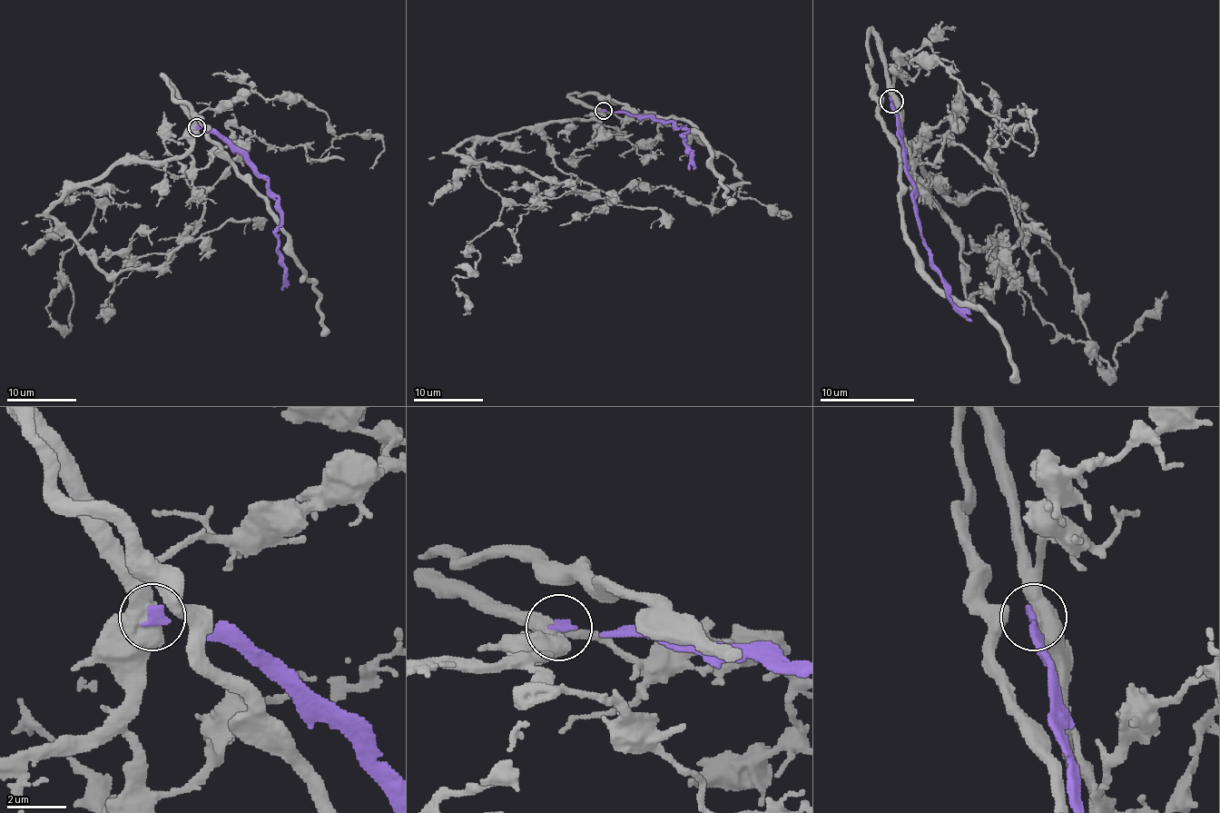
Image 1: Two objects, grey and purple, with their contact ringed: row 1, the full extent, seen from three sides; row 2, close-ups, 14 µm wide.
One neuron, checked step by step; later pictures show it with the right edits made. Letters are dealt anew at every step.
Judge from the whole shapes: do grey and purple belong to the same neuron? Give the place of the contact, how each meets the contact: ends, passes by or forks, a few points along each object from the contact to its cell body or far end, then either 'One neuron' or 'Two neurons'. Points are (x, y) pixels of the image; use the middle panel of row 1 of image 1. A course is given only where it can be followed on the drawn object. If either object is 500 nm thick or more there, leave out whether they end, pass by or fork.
Place: (603, 111). Course of grey: (603, 112), (466, 138), (456, 149), (473, 161), (535, 172), (575, 189), (531, 206), (516, 226), (512, 266). Course of purple: (603, 110), (664, 119), (686, 131), (683, 136), (690, 154), (688, 170). Two neurons

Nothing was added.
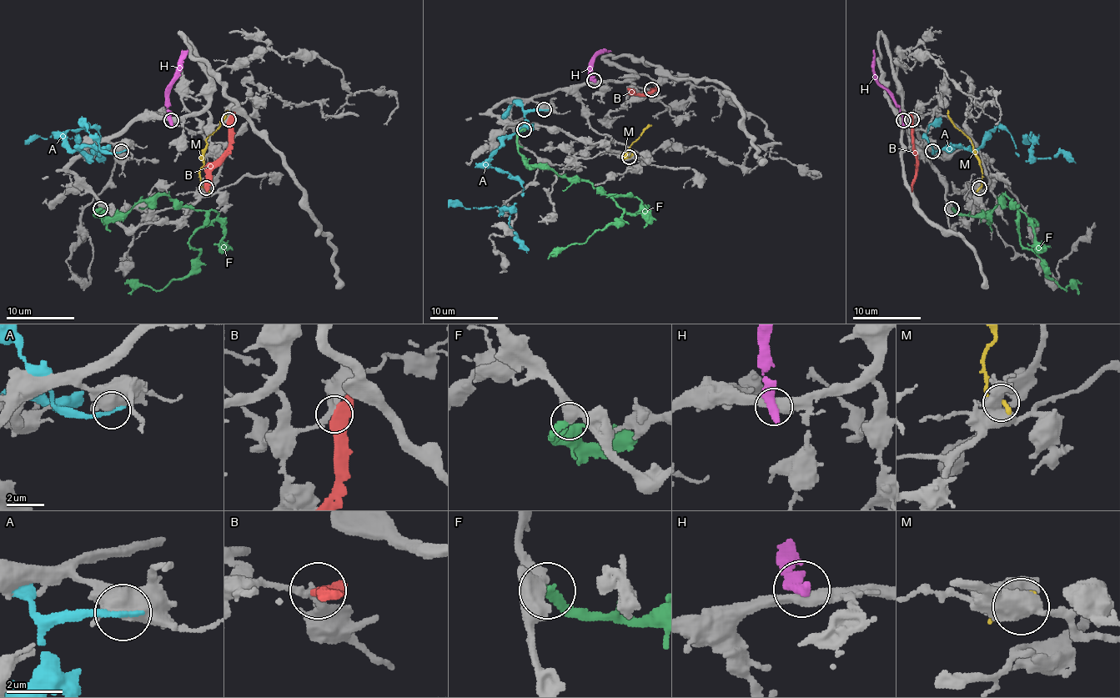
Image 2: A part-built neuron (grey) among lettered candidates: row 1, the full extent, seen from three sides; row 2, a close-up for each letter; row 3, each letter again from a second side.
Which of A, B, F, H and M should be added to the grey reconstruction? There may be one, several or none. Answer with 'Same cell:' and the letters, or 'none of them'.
Same cell: F

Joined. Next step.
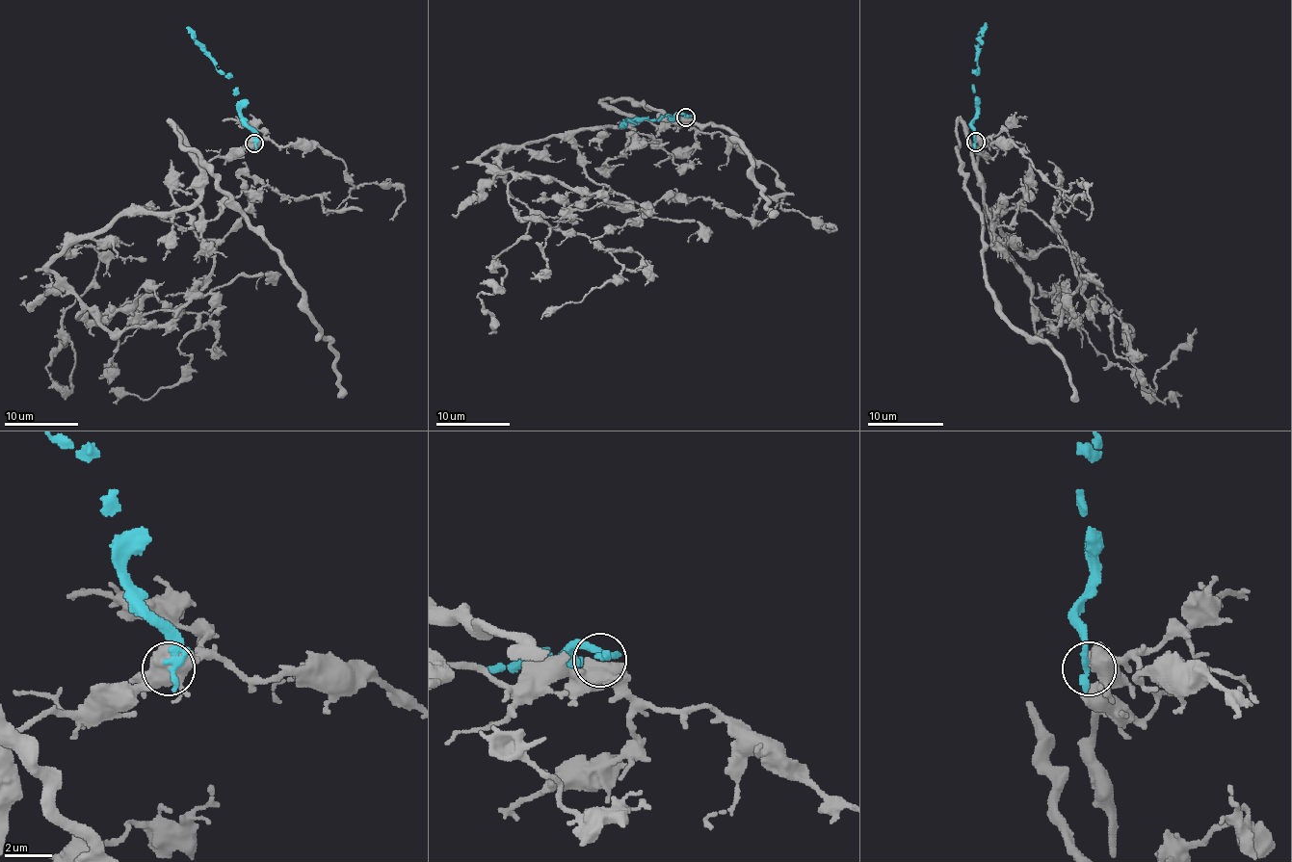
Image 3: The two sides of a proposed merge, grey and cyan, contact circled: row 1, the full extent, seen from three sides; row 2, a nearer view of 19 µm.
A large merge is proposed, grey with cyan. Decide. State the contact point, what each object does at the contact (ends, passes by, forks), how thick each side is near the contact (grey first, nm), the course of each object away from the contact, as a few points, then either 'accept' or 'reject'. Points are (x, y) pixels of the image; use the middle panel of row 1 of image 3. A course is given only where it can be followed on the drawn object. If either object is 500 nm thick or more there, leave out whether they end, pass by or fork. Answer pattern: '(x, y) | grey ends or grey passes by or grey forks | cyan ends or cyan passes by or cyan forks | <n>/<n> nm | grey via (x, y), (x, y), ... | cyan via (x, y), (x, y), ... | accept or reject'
(685, 117) | 500/360 nm | grey via (685, 118), (481, 158), (513, 174), (521, 217), (627, 250), (611, 252), (621, 269), (605, 284), (540, 319) | cyan via (685, 117), (667, 115), (651, 120), (635, 118), (619, 128) | reject

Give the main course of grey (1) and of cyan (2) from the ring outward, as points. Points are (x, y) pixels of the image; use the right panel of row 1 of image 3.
1: (977, 142), (987, 212), (1034, 307), (1077, 322), (1096, 298), (1114, 351), (1146, 388), (1163, 404), (1182, 394)
2: (975, 142), (973, 85), (979, 65), (977, 45), (987, 22)

